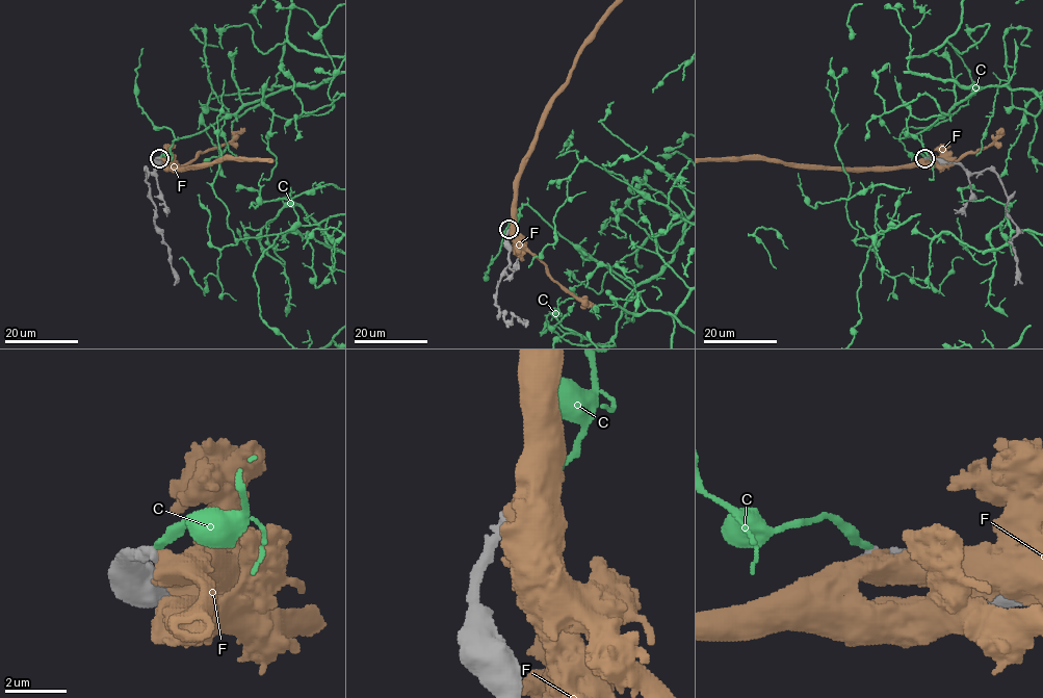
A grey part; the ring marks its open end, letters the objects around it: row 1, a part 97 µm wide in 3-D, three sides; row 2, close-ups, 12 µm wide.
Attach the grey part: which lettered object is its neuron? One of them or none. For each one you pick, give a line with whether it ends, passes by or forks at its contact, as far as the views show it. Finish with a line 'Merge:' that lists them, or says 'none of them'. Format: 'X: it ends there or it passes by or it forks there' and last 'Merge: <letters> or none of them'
Merge: none of them

